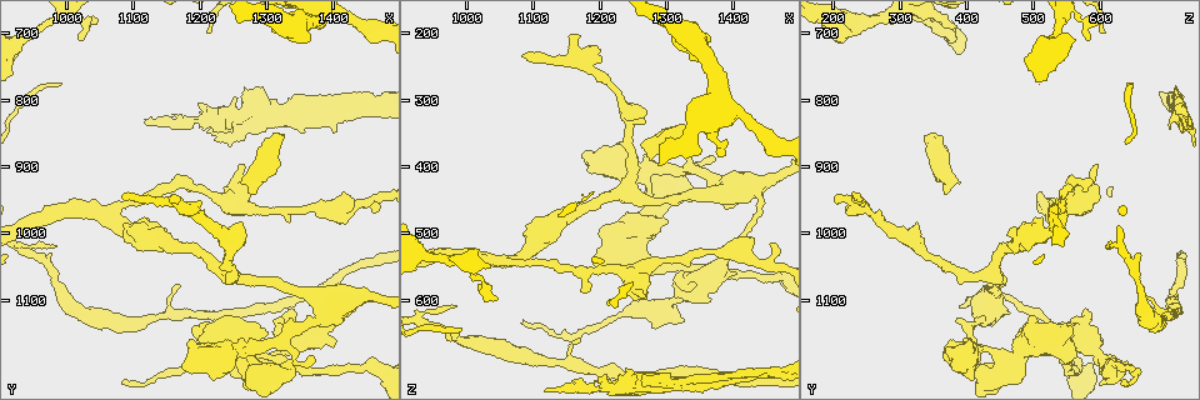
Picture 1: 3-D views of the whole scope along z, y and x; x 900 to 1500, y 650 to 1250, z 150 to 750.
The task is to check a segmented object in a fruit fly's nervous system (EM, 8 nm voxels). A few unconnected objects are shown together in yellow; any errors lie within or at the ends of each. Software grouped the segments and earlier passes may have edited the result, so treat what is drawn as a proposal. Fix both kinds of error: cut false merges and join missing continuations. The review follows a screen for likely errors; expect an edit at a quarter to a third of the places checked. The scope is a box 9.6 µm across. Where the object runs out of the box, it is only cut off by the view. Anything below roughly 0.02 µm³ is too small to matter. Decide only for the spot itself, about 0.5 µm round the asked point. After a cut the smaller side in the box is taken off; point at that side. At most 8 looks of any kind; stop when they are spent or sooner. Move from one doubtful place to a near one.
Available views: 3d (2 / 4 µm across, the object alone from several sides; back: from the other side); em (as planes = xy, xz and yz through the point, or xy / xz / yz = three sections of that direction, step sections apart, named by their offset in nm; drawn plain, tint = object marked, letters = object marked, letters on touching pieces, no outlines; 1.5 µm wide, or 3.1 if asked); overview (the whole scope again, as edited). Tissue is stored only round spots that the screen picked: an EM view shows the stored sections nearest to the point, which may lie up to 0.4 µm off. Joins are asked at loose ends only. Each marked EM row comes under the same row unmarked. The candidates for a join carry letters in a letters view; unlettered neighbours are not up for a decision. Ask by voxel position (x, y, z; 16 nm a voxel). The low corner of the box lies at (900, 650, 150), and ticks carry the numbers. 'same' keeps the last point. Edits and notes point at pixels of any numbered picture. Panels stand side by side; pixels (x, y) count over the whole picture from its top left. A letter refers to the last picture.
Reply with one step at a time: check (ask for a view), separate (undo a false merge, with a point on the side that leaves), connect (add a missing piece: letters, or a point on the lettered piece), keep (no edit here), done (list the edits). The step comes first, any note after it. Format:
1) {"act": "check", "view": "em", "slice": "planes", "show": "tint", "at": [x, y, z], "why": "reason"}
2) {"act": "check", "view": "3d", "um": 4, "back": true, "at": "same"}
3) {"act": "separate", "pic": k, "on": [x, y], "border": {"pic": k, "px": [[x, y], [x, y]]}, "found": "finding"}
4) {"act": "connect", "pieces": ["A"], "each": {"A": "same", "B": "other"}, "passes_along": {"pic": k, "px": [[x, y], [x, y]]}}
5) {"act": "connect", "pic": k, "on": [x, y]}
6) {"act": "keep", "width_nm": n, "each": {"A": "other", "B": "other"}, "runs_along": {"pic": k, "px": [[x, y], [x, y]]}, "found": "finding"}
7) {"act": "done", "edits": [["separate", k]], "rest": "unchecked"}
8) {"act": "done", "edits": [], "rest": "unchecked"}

{"act": "check", "view": "3d", "um": 4, "at": [1325, 855, 340]}

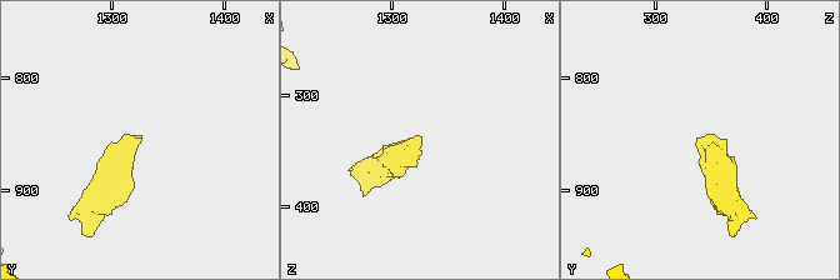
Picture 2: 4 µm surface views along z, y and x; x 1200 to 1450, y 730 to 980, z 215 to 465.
{"act": "check", "view": "em", "slice": "yz", "step": 4, "show": "letters", "at": [1324, 852, 342]}

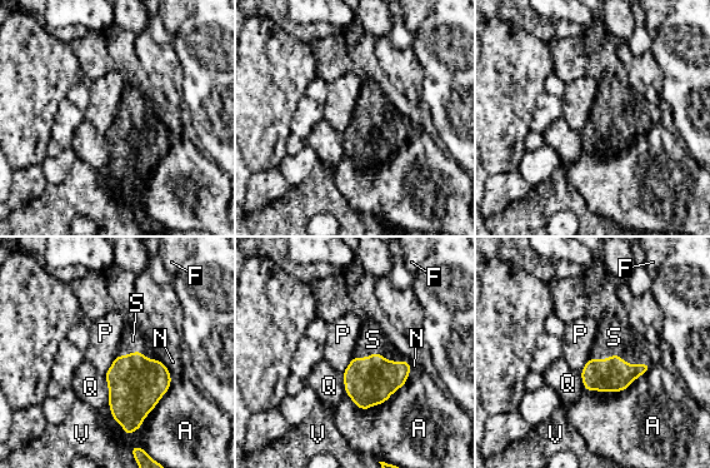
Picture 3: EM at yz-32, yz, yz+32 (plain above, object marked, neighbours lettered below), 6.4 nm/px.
{"act": "check", "view": "em", "slice": "planes", "show": "letters", "at": "same", "why": "cut it another way"}

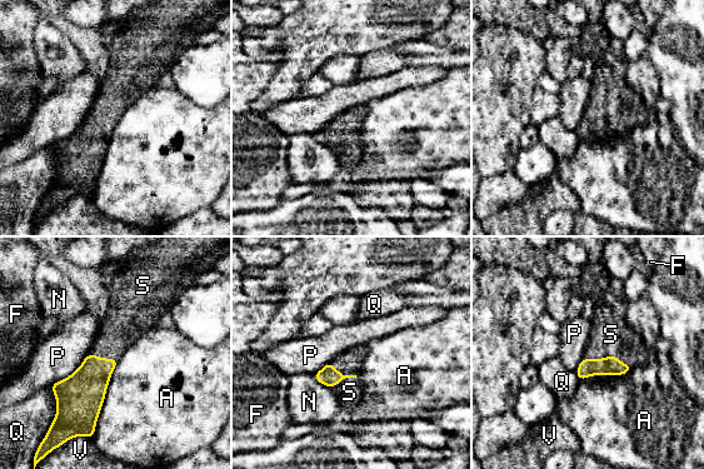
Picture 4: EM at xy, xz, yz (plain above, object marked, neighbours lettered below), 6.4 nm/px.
{"act": "connect", "pieces": ["S"], "each": {"A": "other", "F": "other", "N": "other", "P": "other", "Q": "other", "S": "same", "V": "other"}, "passes_along": {"pic": 4, "px": [[328, 375], [343, 374], [349, 392]]}, "found": "it goes on there"}

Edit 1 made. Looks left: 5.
{"act": "check", "view": "3d", "um": 4, "at": [1265, 1170, 405], "why": "three arms meet"}

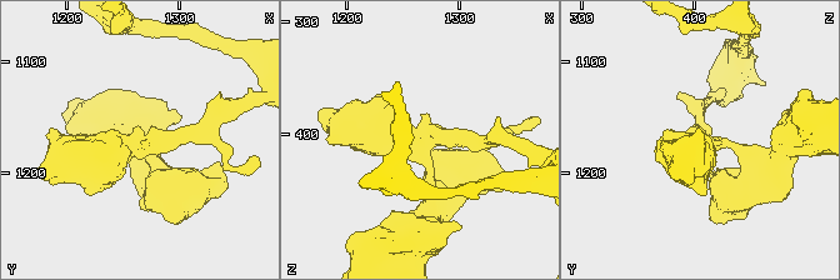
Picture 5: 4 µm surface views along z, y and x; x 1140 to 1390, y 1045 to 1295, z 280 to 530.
{"act": "check", "view": "em", "slice": "planes", "show": "tint", "at": [1264, 1172, 402], "arms": 3, "arm_widths_nm": [220, 240, 700]}

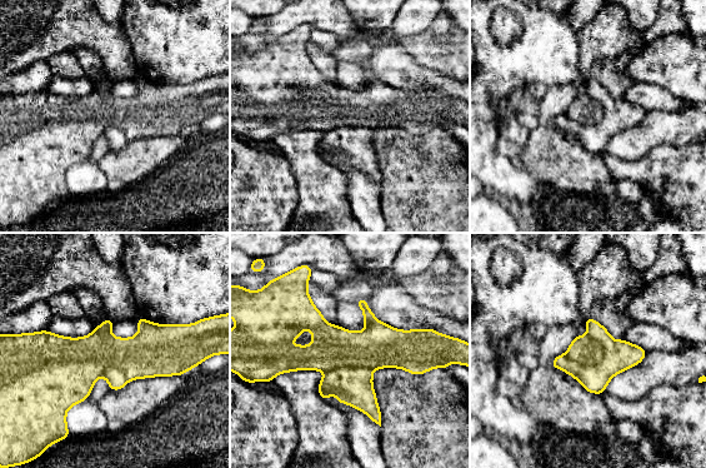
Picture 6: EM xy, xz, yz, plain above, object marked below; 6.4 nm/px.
{"act": "check", "view": "em", "slice": "planes", "show": "letters", "at": "same"}

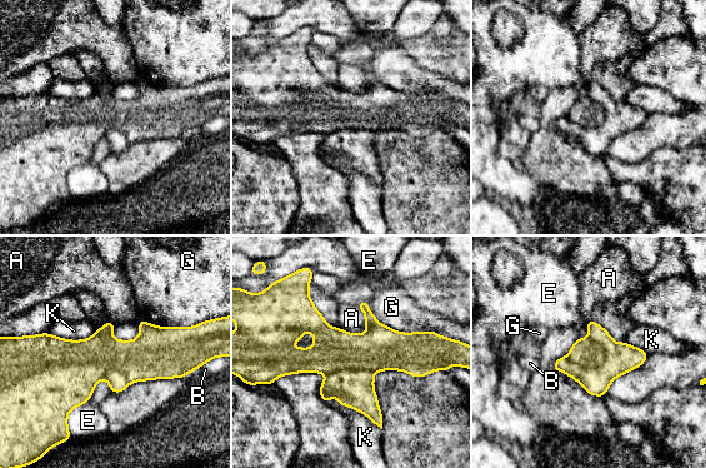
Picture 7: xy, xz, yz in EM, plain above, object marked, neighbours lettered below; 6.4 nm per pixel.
{"act": "separate", "pic": 7, "on": [620, 358], "each": {"A": "other", "B": "other", "E": "other", "G": "other", "K": "other"}, "found": "two neurons meet here"}

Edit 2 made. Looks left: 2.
{"act": "check", "view": "em", "slice": "planes", "show": "letters", "at": [1085, 1220, 635], "why": "free end"}

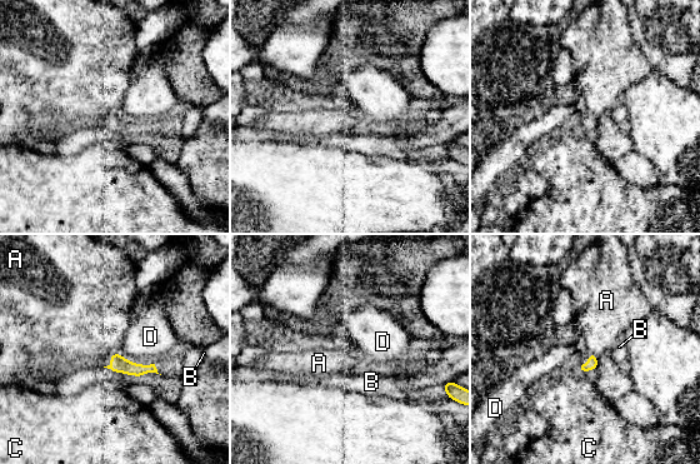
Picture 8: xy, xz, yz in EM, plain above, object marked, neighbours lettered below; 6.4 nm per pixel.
{"act": "keep", "width_nm": 80, "each": {"A": "other", "B": "other", "C": "other", "D": "other"}, "border": {"pic": 8, "px": [[590, 352], [599, 363]]}, "found": "no lettered piece goes on from it"}

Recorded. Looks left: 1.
{"act": "done", "edits": [["connect", 4], ["separate", 7]], "rest": "unchecked"}

